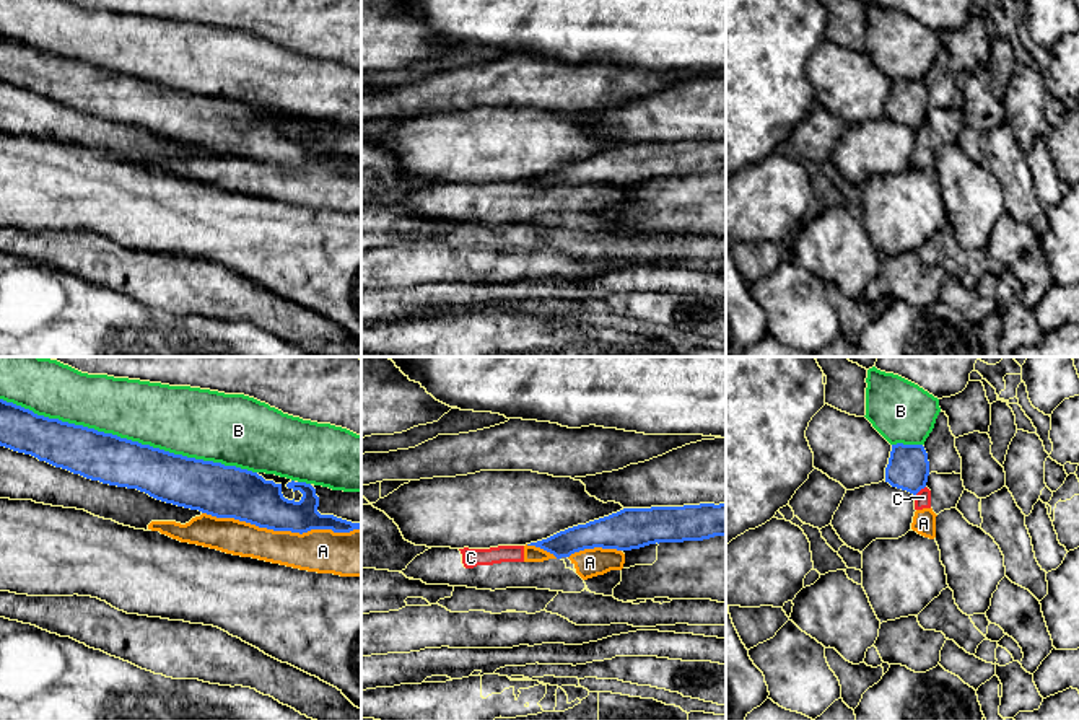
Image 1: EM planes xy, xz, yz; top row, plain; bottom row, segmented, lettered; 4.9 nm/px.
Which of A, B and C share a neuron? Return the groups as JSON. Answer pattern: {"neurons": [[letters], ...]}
{"neurons": [["A", "C"], ["B"]]}

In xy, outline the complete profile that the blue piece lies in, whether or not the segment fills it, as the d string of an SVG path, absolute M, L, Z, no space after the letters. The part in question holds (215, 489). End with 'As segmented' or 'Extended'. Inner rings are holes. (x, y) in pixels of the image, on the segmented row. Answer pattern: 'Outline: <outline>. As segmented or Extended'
Outline: M0 399L0 446L31 454L39 461L91 481L137 489L166 503L199 510L216 518L234 518L259 528L299 534L311 529L332 529L334 533L361 529L360 523L352 523L334 515L321 515L317 511L319 497L311 484L288 482L288 489L303 494L299 502L295 498L288 500L282 494L282 484L265 481L257 472L174 454L112 433L37 415L29 409L3 399Z. As segmented

